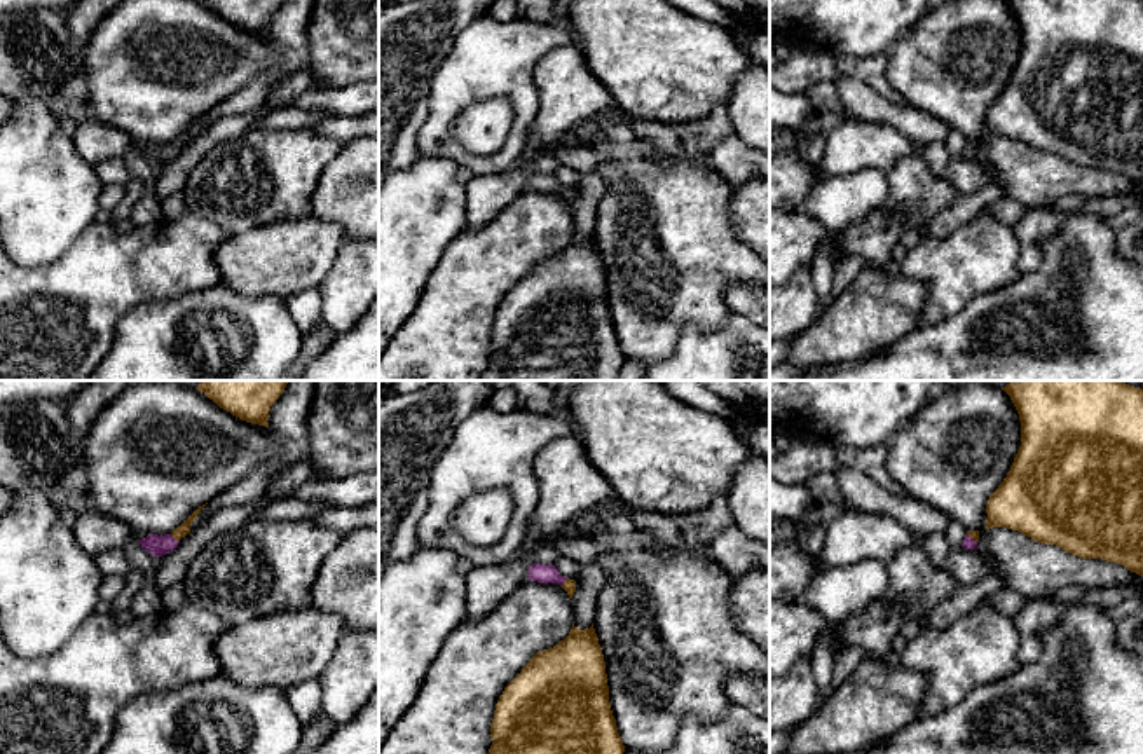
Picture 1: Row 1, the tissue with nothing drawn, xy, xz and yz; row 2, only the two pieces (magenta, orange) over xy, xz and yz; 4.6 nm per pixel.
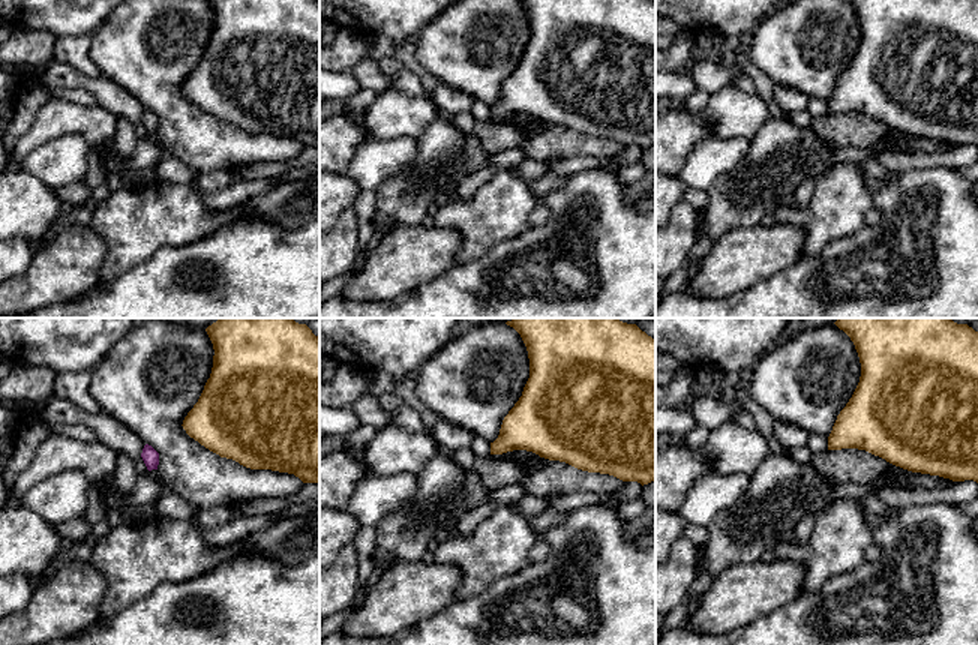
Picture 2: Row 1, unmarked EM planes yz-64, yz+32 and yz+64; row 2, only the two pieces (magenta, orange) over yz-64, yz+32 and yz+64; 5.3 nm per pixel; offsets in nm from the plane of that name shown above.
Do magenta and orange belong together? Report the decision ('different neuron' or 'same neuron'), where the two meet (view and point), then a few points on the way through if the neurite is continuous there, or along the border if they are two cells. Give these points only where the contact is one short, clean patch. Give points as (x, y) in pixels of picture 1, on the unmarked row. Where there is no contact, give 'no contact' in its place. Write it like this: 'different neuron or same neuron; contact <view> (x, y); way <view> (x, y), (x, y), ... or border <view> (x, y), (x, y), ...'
same neuron; contact xy (173, 147); way xy (157, 154), (164, 154), (173, 147), (184, 138)

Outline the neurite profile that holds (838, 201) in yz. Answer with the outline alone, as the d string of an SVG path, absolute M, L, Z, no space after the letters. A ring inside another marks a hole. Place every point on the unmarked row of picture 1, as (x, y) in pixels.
M862 169L850 176L815 180L803 209L827 230L838 232L878 209L886 195L886 175L878 169Z

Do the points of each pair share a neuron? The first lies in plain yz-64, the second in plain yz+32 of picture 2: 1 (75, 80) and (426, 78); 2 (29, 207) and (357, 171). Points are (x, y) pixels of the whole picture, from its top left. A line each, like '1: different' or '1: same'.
1: different
2: different

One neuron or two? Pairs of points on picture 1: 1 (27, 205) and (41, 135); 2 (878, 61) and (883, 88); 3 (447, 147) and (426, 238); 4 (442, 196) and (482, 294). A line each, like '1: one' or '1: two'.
1: one
2: one
3: two
4: two

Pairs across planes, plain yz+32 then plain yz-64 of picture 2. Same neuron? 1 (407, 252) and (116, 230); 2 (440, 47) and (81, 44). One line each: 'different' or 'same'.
1: different
2: different

